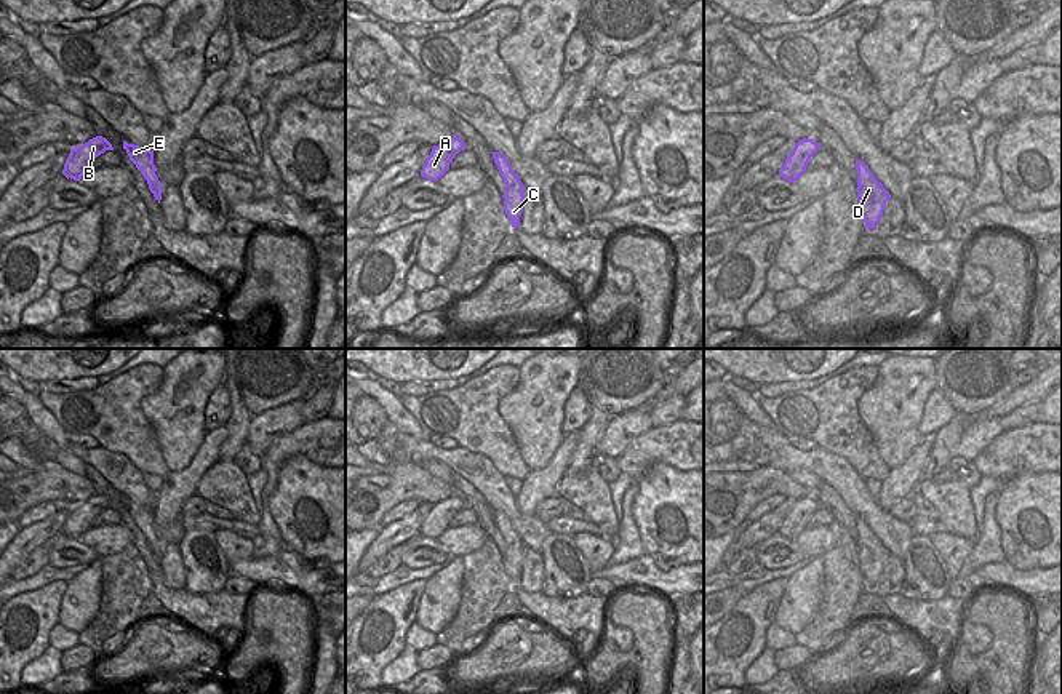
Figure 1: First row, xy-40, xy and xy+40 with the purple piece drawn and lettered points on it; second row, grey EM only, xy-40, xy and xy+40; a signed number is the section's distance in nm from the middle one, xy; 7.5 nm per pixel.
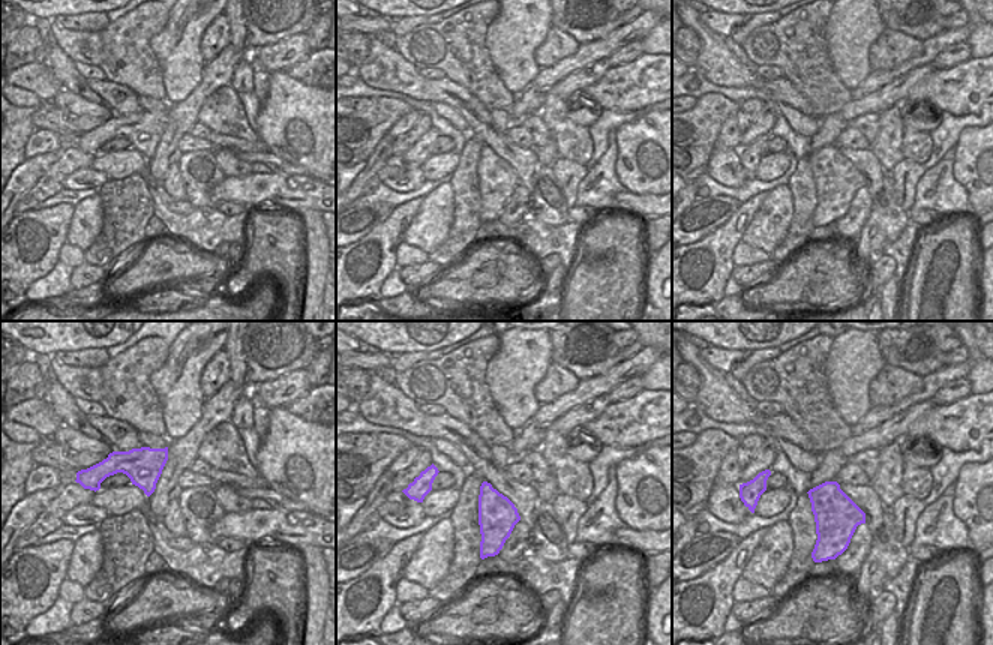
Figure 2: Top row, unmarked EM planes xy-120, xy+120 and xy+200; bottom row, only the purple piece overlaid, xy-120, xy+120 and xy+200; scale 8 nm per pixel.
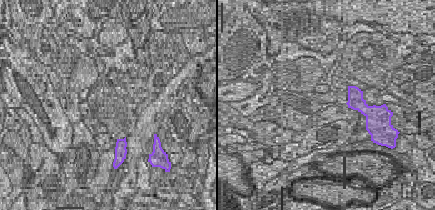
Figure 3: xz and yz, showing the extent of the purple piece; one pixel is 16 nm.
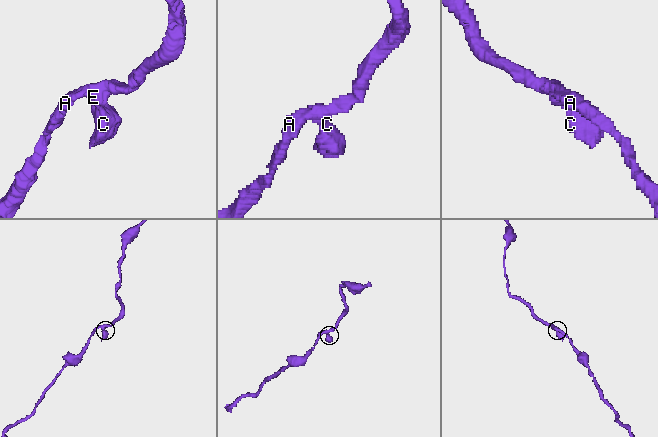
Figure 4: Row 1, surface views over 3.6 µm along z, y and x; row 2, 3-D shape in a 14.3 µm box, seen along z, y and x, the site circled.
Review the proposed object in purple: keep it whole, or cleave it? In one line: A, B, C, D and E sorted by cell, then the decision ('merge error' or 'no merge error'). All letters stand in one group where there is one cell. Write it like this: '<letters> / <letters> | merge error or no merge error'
A B C D E | no merge error

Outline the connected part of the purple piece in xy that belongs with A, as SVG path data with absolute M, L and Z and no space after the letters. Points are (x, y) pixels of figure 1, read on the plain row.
M453 494L438 504L433 504L421 528L421 534L429 539L438 539L449 528L451 518L464 507L467 505L457 494Z

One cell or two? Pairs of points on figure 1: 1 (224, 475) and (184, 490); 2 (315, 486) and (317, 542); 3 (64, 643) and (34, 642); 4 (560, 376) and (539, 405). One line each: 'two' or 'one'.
1: two
2: one
3: two
4: one

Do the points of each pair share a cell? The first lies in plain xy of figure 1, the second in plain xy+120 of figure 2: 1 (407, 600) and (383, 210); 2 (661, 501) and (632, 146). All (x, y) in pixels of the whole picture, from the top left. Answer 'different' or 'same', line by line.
1: different
2: same

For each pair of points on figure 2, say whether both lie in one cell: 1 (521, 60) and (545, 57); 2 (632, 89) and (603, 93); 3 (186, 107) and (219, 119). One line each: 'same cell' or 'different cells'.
1: different cells
2: same cell
3: different cells

